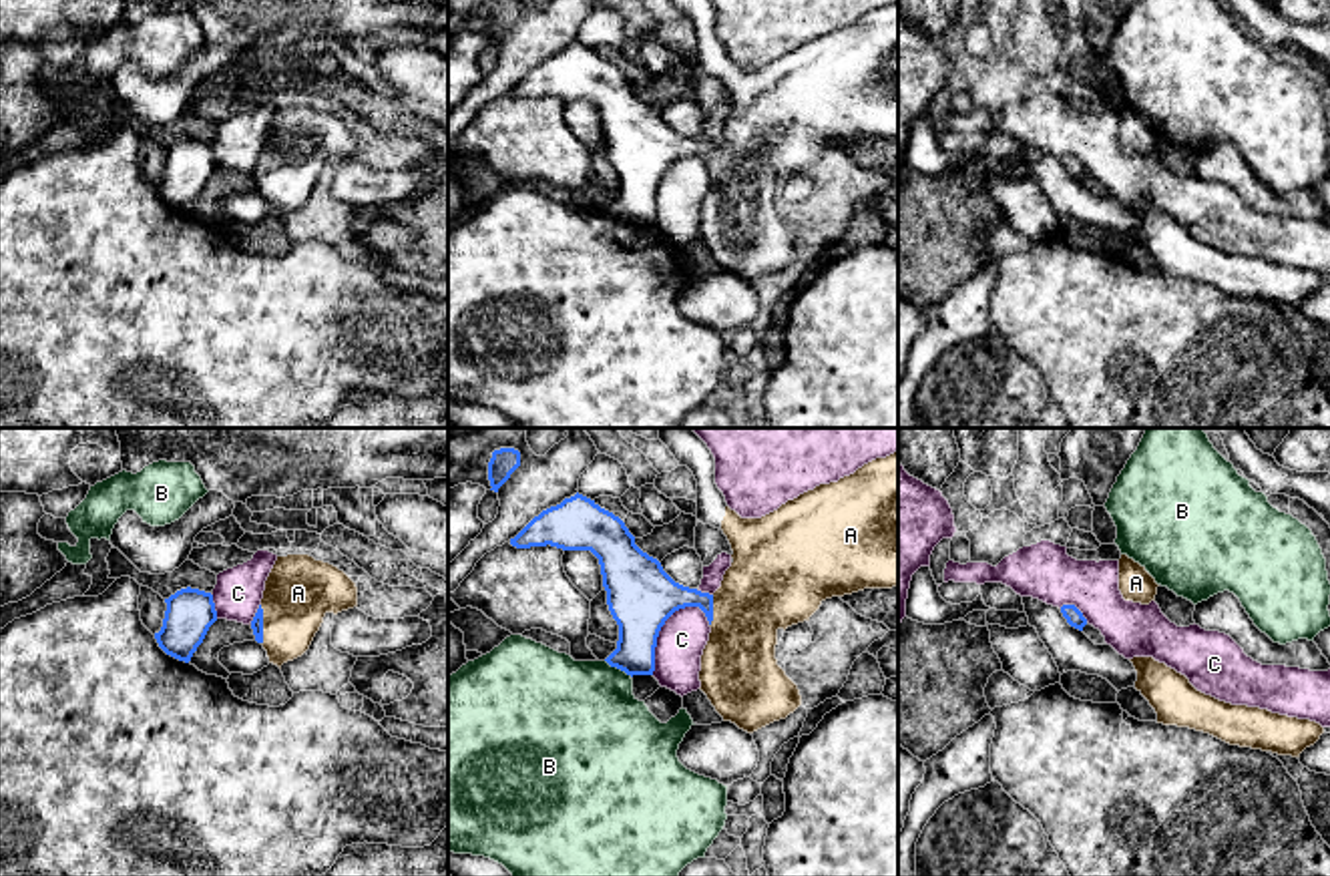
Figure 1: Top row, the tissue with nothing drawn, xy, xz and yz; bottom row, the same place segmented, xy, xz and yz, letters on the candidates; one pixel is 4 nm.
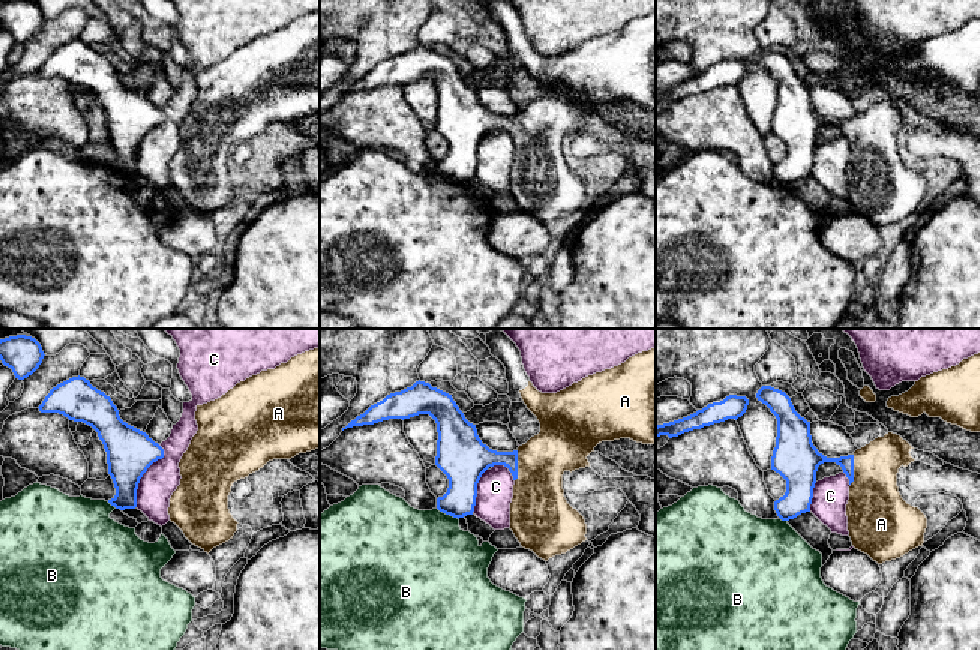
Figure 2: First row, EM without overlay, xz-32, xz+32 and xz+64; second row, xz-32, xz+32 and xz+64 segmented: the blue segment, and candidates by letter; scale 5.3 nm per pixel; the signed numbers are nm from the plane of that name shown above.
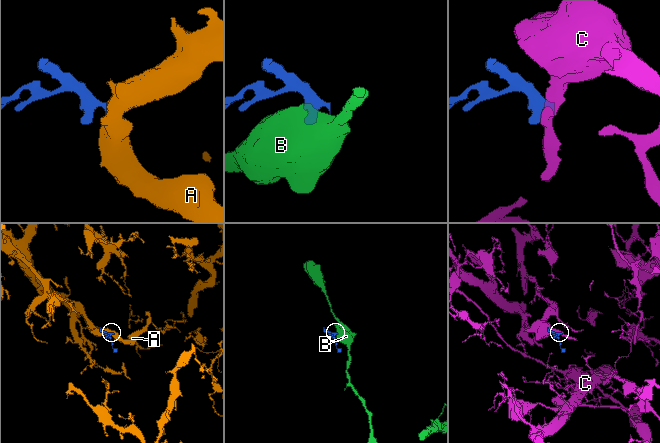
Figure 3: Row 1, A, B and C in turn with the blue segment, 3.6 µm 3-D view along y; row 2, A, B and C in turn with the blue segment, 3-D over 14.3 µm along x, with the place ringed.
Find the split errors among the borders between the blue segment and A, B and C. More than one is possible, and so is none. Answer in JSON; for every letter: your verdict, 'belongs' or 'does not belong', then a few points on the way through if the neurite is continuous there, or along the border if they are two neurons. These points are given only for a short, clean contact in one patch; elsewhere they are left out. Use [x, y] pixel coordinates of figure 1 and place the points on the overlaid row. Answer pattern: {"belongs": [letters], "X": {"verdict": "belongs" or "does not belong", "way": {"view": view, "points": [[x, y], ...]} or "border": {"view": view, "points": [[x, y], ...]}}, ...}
{"belongs": ["A"], "A": {"verdict": "belongs"}, "B": {"verdict": "does not belong", "border": {"view": "xz", "points": [[605, 660], [631, 676]]}}, "C": {"verdict": "does not belong", "border": {"view": "xz", "points": [[698, 605], [686, 605], [666, 621], [651, 674]]}}}

